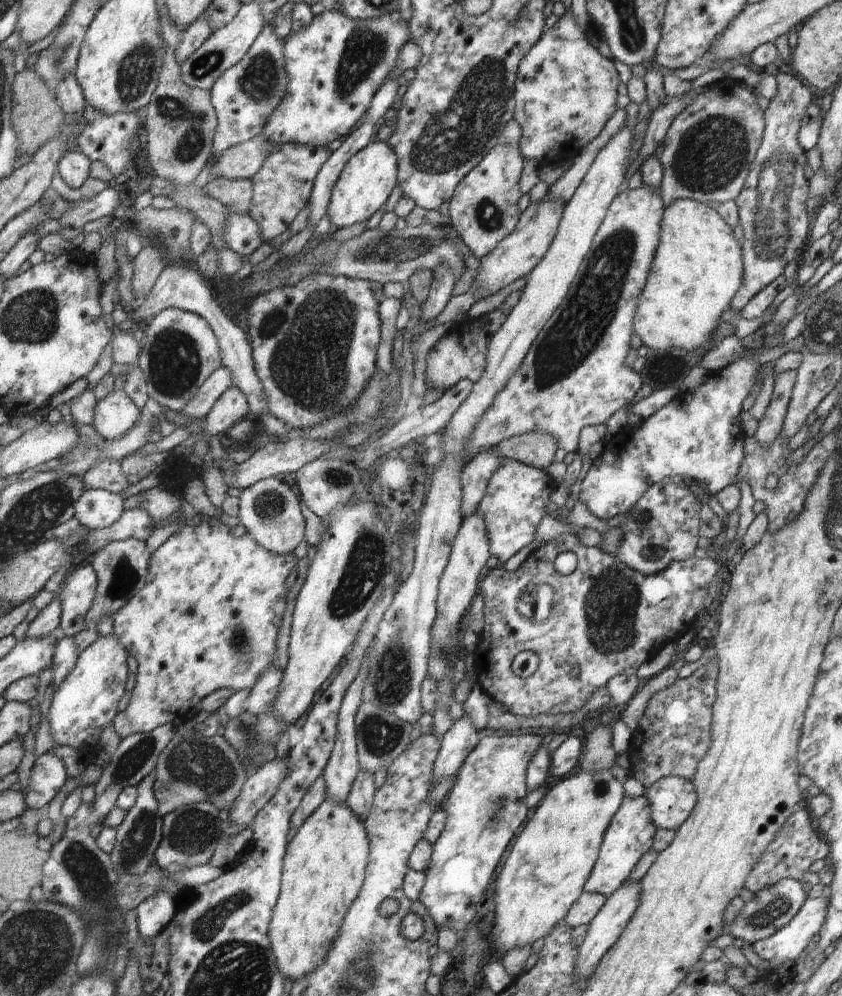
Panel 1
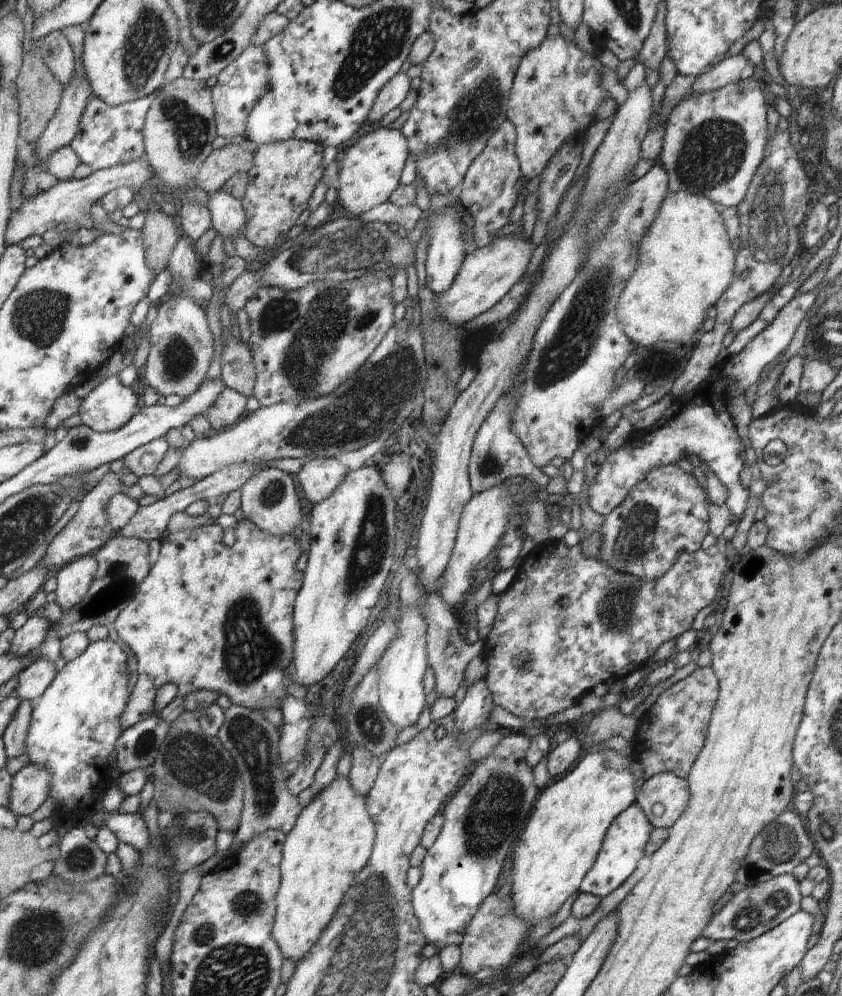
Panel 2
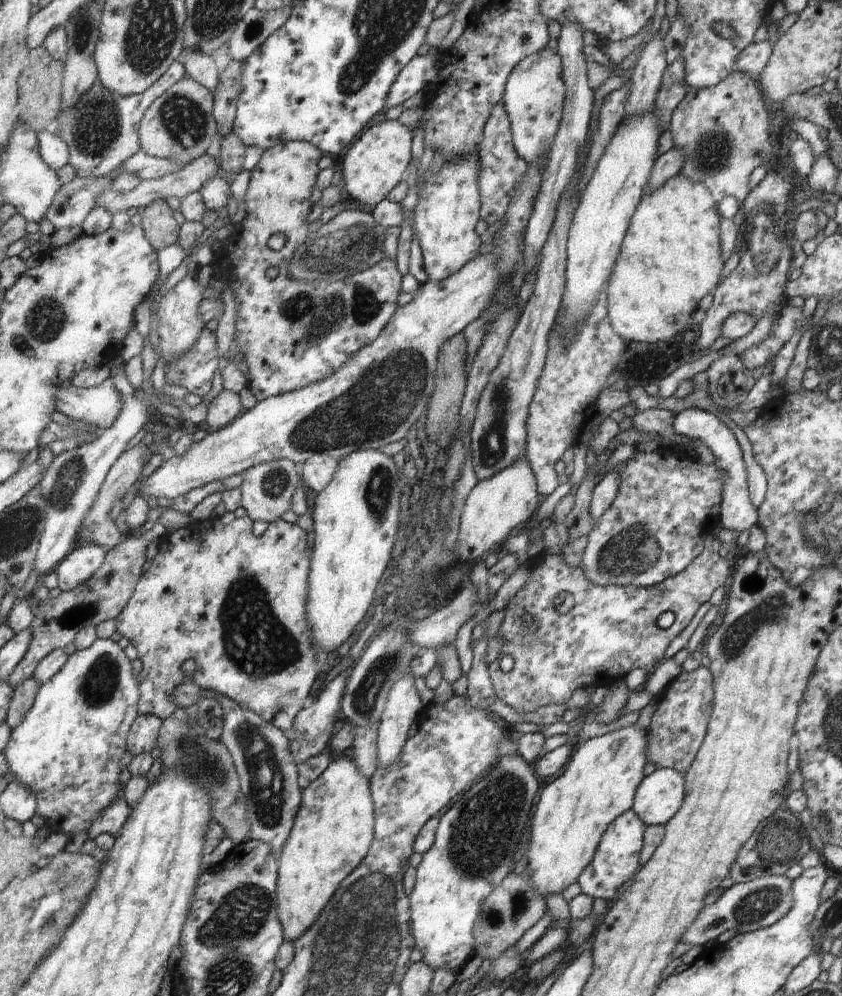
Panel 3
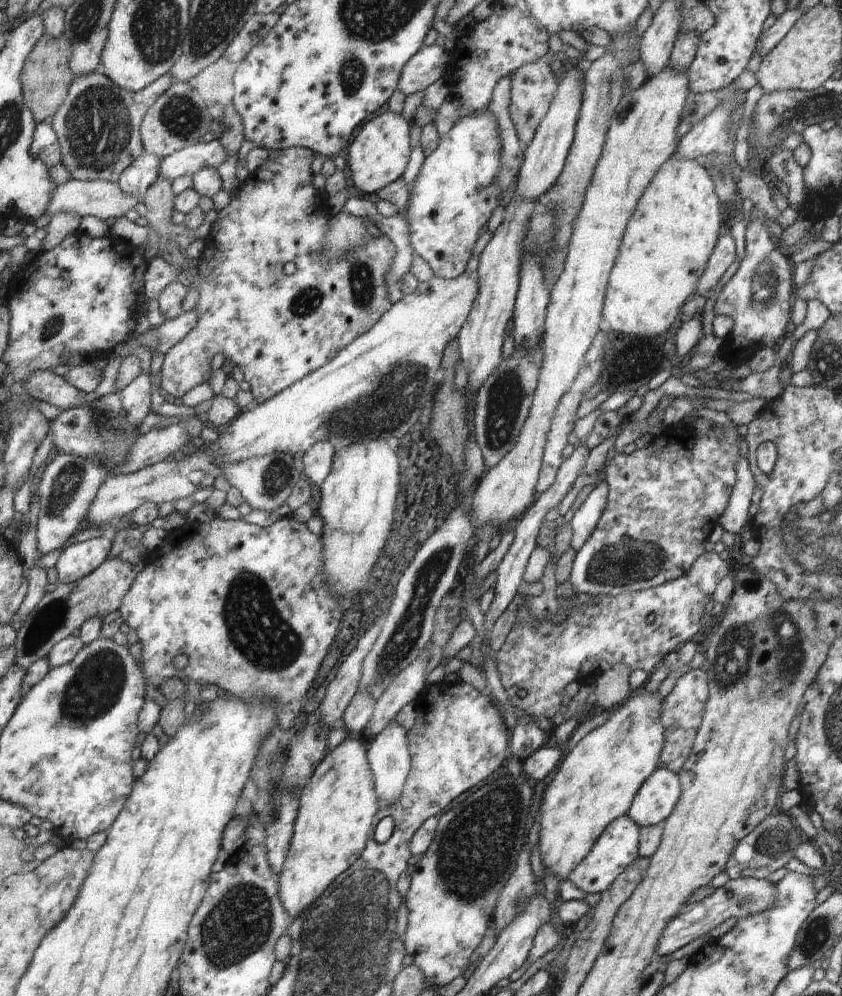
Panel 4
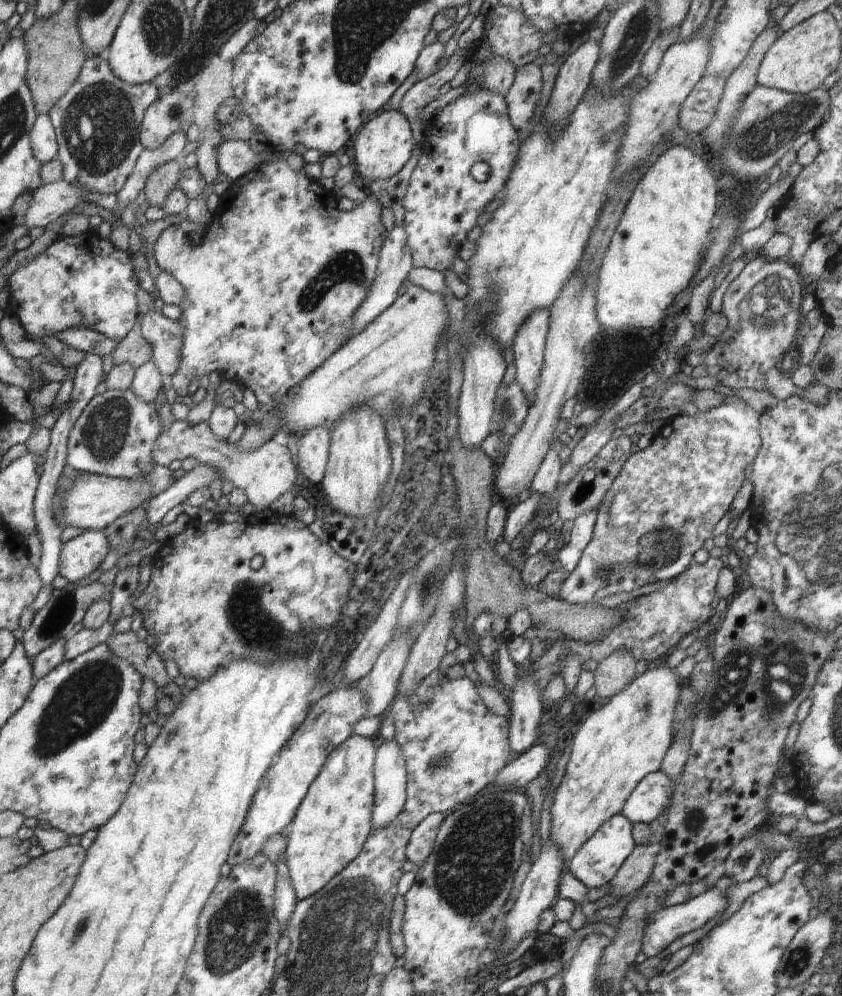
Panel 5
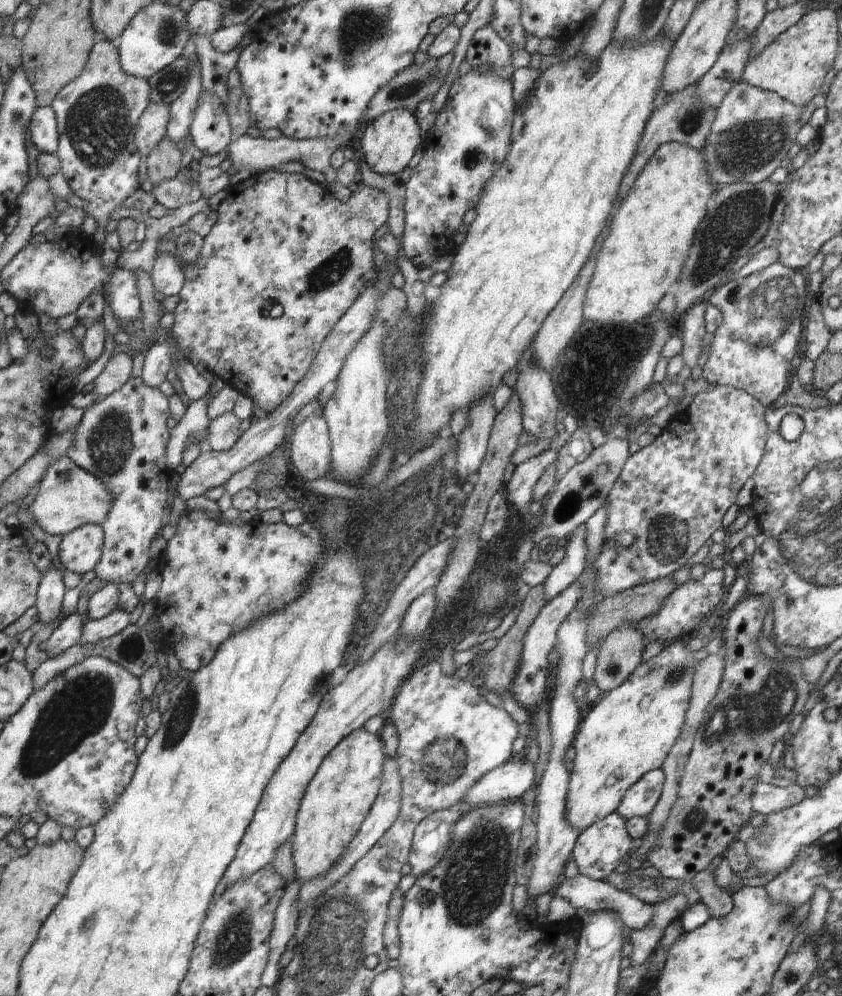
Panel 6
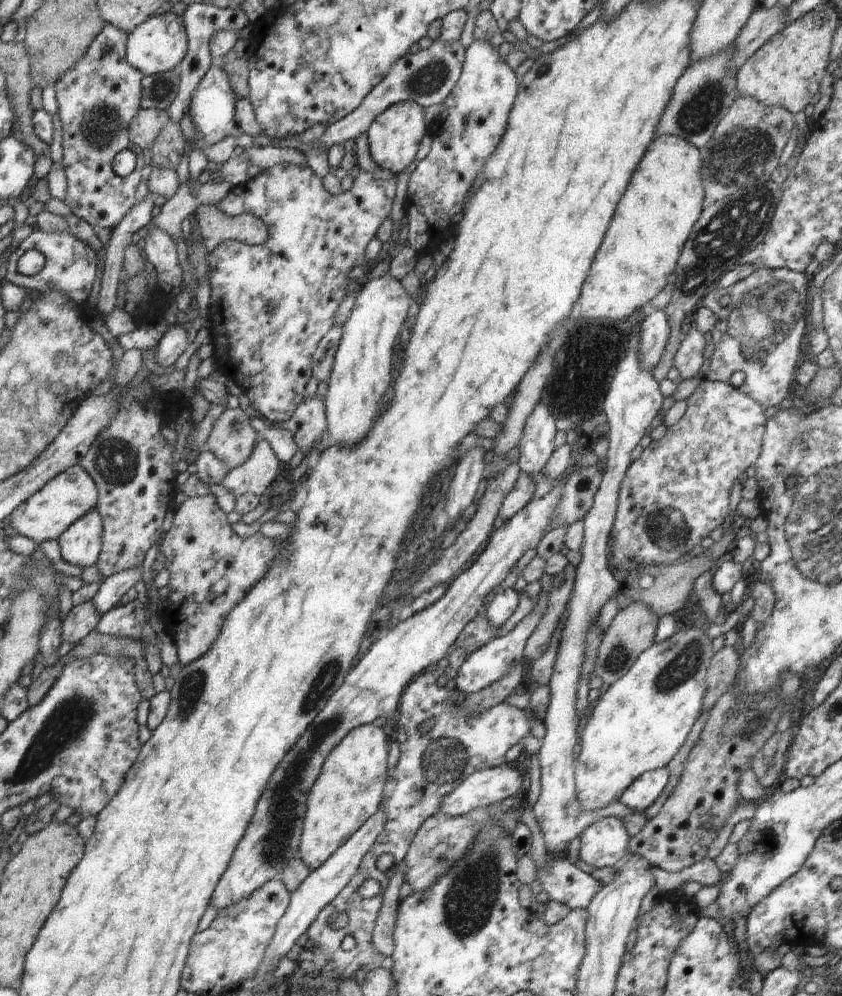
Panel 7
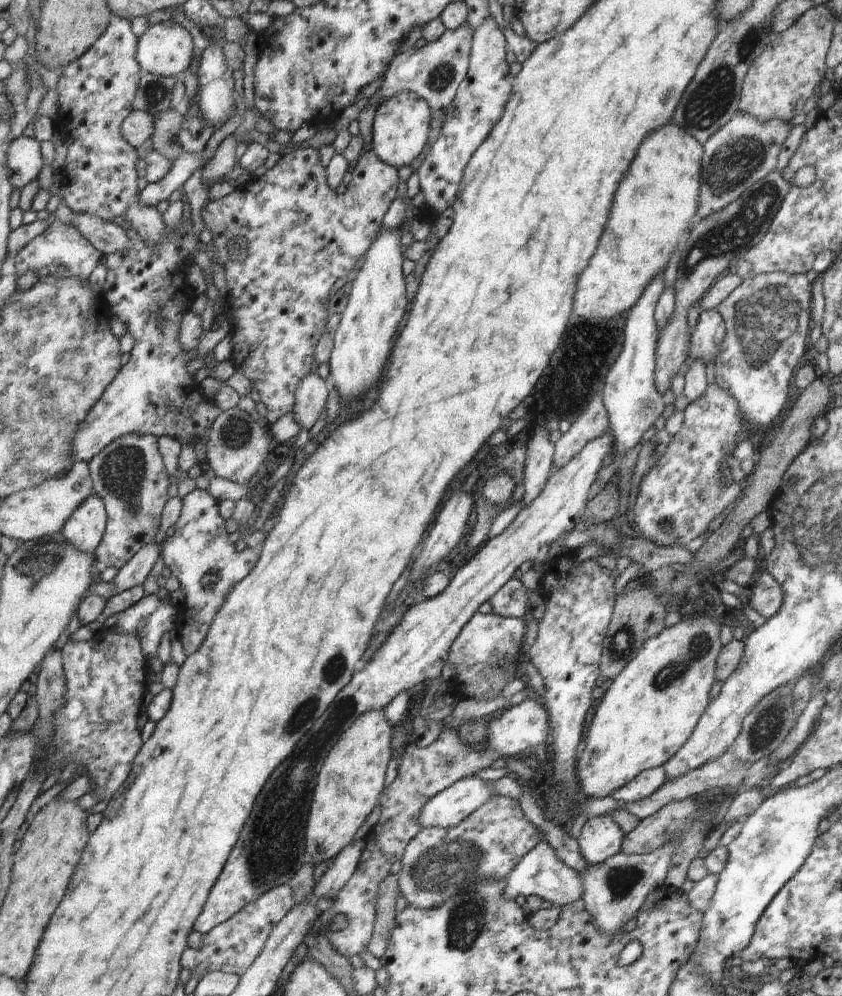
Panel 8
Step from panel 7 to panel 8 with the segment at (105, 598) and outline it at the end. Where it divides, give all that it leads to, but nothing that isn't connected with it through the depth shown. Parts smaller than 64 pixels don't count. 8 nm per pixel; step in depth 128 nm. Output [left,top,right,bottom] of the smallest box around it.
[112,542,161,593]

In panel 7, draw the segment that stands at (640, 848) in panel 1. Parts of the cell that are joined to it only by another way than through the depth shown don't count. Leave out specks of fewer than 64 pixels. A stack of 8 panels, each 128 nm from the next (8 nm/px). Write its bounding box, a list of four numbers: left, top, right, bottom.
[579,817,630,869]

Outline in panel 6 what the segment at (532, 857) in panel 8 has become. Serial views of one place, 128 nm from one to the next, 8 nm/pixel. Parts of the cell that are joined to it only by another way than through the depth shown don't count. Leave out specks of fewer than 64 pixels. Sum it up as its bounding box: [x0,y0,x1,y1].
[552,875,655,930]

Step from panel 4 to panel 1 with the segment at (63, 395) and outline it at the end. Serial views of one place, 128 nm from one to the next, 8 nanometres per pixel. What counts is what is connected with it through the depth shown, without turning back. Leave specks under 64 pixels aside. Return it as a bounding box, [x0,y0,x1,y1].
[91,388,141,440]

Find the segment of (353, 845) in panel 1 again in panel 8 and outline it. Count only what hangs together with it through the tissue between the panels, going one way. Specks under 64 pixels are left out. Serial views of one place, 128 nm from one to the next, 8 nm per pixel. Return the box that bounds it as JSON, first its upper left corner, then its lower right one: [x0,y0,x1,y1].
[305,709,395,866]

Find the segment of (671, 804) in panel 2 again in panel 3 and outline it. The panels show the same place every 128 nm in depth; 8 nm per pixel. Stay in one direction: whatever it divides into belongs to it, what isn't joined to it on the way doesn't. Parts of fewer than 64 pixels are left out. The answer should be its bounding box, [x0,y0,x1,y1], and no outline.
[631,769,685,825]

